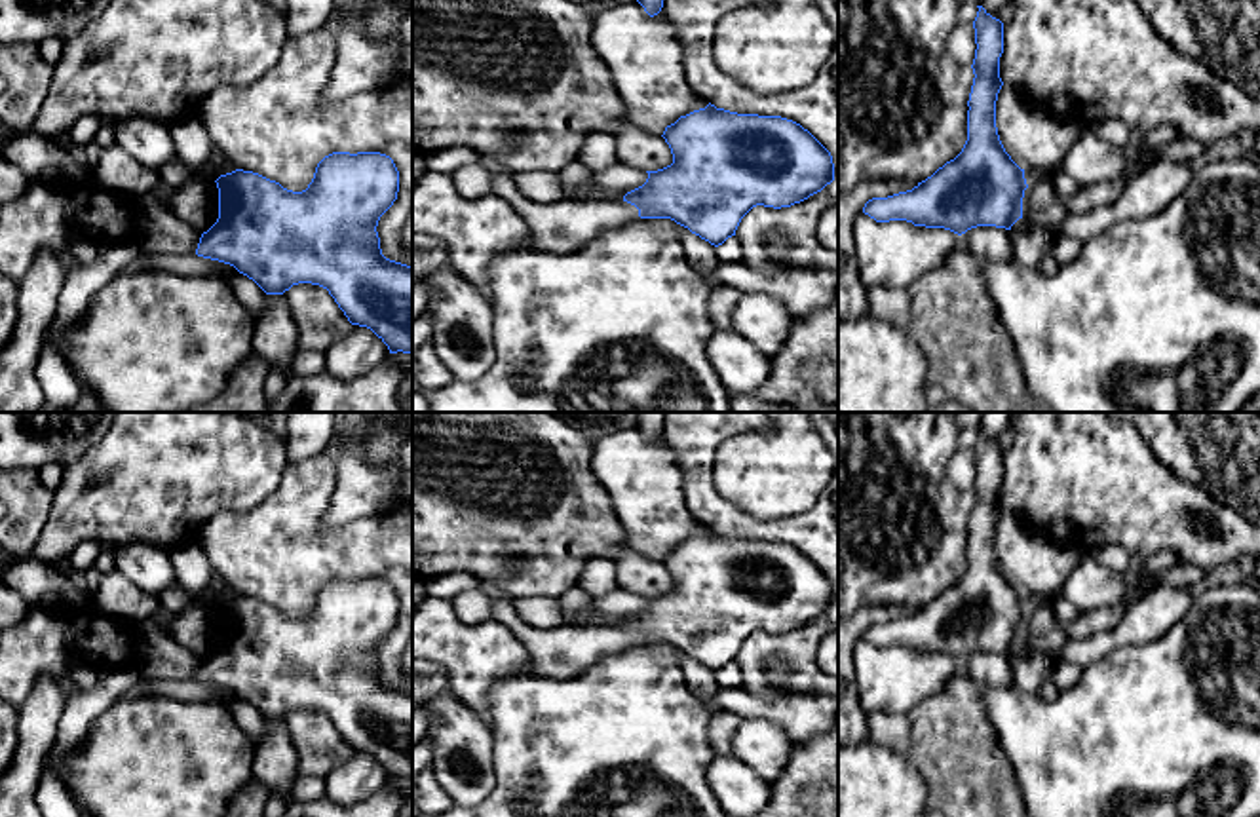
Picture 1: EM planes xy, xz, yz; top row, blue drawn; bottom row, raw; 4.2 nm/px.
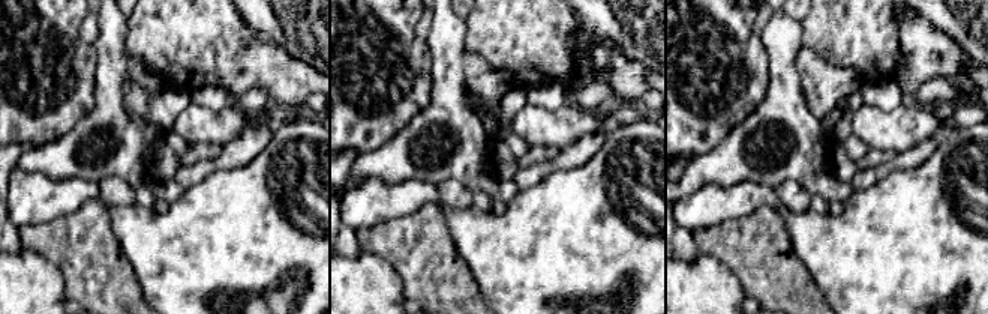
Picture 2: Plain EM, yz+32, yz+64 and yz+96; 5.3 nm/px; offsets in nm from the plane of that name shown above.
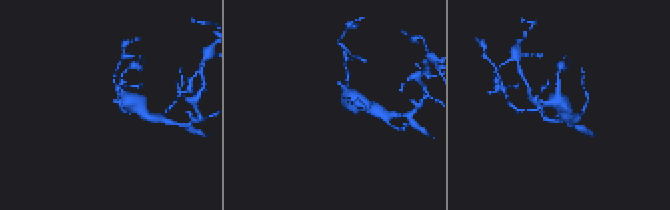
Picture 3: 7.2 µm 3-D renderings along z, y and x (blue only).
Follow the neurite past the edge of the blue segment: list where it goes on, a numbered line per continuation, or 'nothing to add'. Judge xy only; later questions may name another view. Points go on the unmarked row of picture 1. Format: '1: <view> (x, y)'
nothing to add

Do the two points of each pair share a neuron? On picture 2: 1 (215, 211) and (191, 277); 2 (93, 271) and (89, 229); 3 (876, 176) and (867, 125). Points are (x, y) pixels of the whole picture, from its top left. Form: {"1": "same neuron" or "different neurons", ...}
{"1": "same neuron", "2": "same neuron", "3": "different neurons"}

